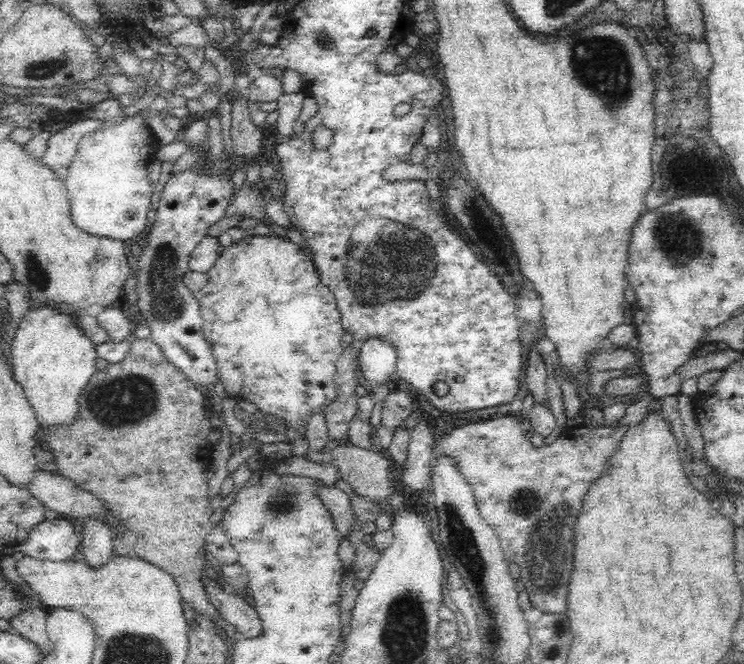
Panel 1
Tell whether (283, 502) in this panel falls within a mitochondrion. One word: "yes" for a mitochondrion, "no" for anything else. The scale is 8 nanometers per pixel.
yes

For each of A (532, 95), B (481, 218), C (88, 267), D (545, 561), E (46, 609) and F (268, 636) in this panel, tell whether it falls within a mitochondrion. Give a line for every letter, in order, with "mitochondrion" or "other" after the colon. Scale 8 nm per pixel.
A: other
B: mitochondrion
C: other
D: mitochondrion
E: other
F: other

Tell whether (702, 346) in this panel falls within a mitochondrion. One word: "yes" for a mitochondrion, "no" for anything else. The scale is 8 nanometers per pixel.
no

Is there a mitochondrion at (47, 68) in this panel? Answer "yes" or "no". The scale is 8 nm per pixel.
yes

